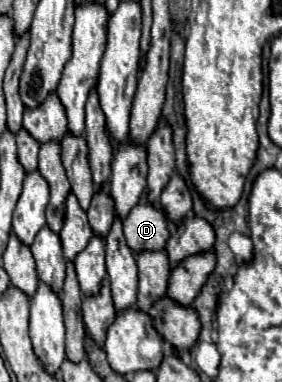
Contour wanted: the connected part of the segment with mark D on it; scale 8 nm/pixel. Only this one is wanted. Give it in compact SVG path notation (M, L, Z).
M142 201L124 219L124 237L136 255L144 251L162 251L170 237L168 219L162 209Z

